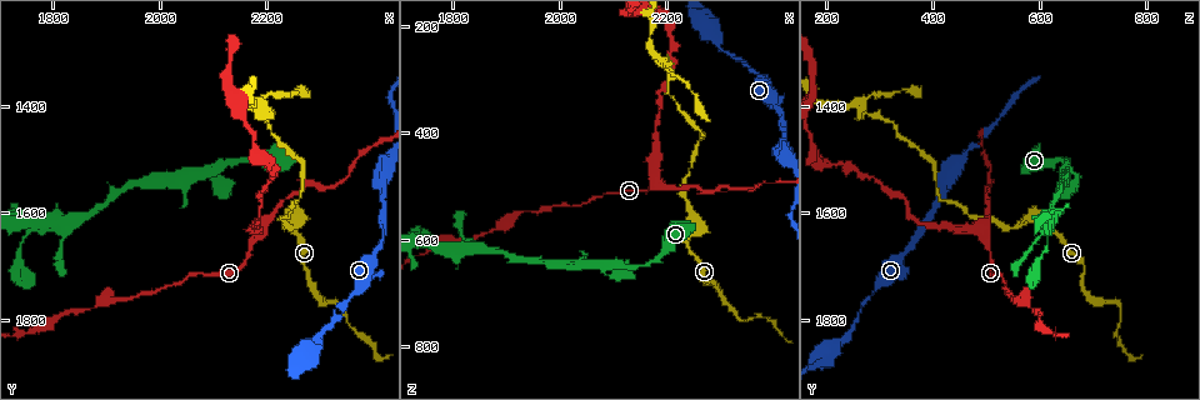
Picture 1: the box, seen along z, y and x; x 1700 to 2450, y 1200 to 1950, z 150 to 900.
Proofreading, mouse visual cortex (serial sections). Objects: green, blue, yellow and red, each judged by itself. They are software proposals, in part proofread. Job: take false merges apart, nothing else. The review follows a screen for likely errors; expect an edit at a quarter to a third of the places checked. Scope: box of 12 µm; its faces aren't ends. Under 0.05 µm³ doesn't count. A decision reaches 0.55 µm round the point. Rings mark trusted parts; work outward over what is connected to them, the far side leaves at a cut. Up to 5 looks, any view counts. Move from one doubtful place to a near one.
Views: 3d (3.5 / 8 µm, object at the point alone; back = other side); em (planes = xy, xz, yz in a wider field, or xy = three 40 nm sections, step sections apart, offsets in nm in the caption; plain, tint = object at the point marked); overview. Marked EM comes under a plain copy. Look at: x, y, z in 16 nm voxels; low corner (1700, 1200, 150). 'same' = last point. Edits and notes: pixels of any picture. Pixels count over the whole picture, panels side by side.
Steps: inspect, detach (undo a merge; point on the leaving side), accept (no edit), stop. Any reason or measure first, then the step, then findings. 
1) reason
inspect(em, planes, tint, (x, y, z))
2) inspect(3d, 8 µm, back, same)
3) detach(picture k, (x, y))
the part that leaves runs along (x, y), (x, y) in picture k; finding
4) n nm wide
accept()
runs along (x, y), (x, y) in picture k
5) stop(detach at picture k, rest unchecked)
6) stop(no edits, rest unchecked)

thin neck
inspect(3d, 8 µm, (2190, 1395, 270))

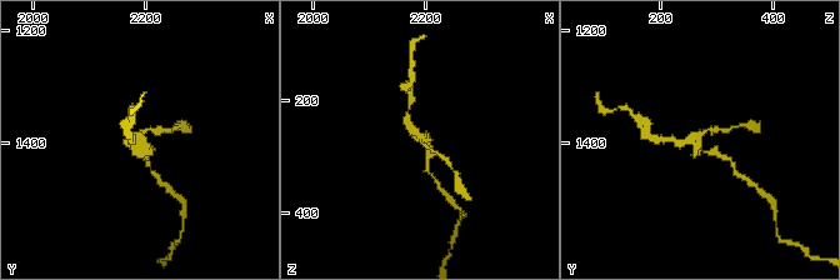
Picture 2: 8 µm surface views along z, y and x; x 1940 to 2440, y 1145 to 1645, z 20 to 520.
3 arms; arms of 150, 150, 200 nm; shape alone is not enough
inspect(em, xy, step 5, tint, (2190, 1400, 265))

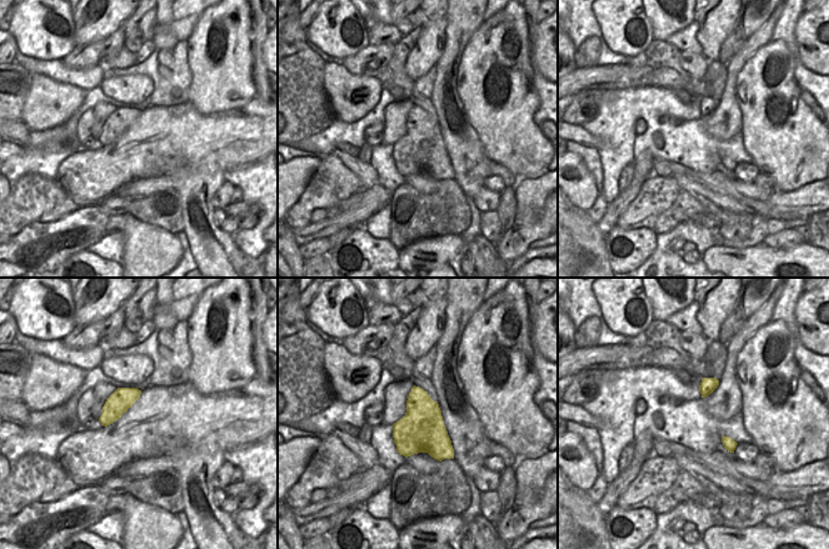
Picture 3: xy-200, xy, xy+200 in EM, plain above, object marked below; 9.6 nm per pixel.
detach(picture 2, (161, 130))
the part that leaves runs along (141, 135), (148, 129), (176, 126) in picture 2; two cells meet here

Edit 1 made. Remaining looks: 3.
inspect(overview)

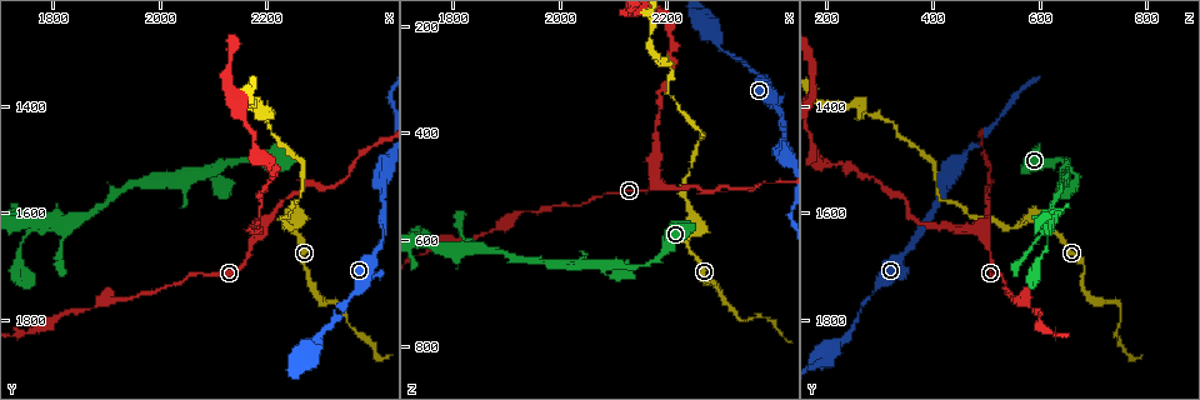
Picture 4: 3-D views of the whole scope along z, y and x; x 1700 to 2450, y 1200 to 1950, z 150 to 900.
thick turns thin
inspect(3d, 3.5 µm, (2220, 1595, 505))

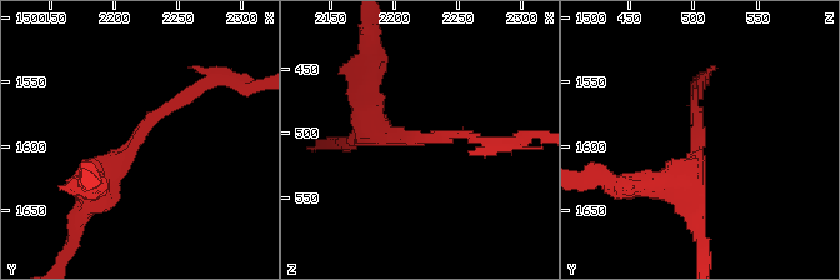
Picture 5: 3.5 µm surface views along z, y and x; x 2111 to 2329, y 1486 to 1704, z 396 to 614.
arms of 150, 350 nm
inspect(em, xy, step 5, tint, (2218, 1598, 506))

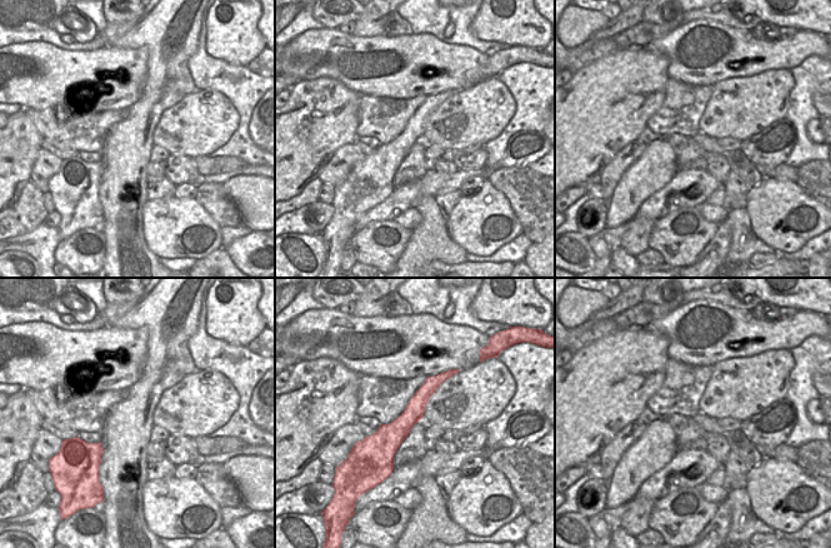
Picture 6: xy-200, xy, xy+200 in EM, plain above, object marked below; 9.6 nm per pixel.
accept()
runs along (446, 374), (381, 444), (369, 446) in picture 6; all the same cell

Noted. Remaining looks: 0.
stop(detach at picture 2, rest unchecked)

